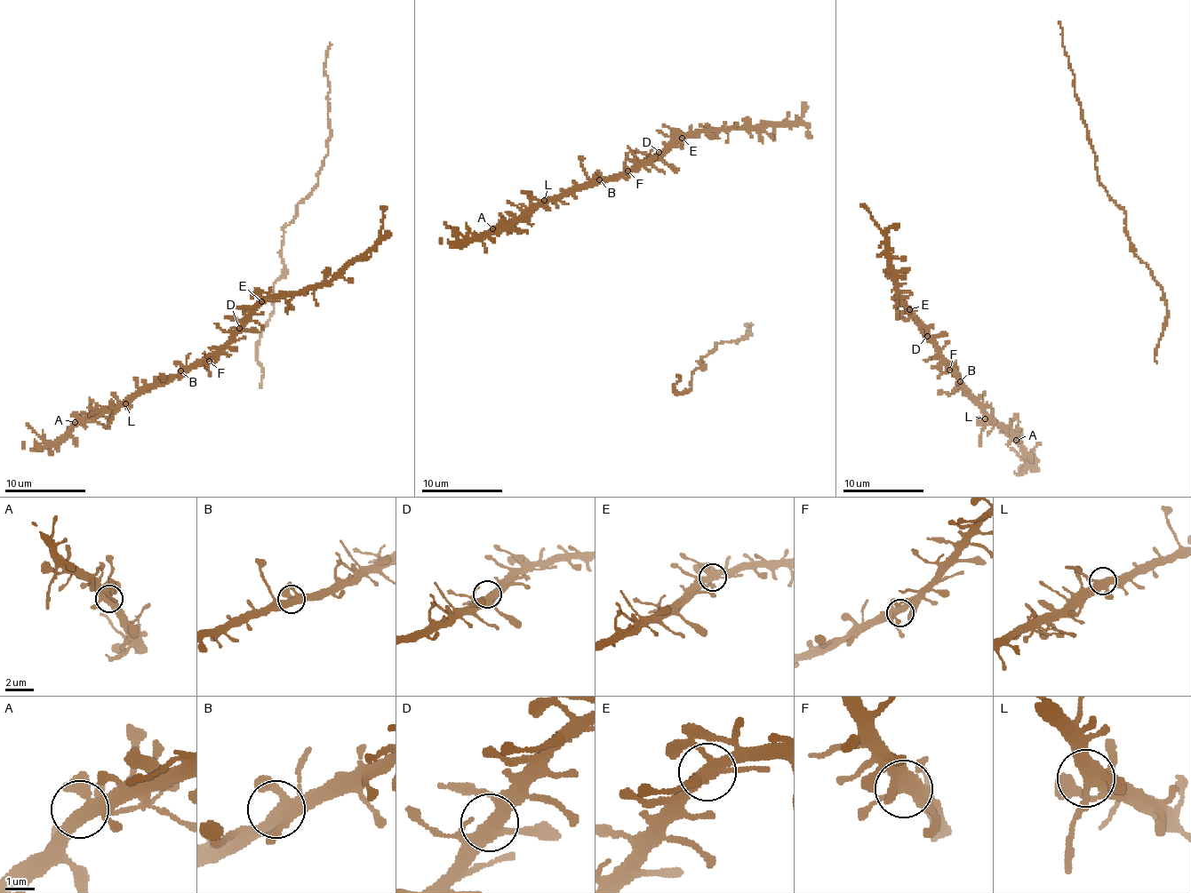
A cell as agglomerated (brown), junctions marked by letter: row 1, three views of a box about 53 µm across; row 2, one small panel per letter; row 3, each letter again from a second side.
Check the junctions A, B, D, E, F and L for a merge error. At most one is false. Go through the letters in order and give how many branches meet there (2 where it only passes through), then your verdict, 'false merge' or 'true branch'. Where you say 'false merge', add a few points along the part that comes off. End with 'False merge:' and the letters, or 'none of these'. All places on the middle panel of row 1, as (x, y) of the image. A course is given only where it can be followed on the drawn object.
A: 4 branches meet; true branch
B: 5 branches meet; true branch
D: 6 branches meet; true branch
E: 5 branches meet; true branch
F: 5 branches meet; true branch
L: 5 branches meet; true branch
False merge: none of these

